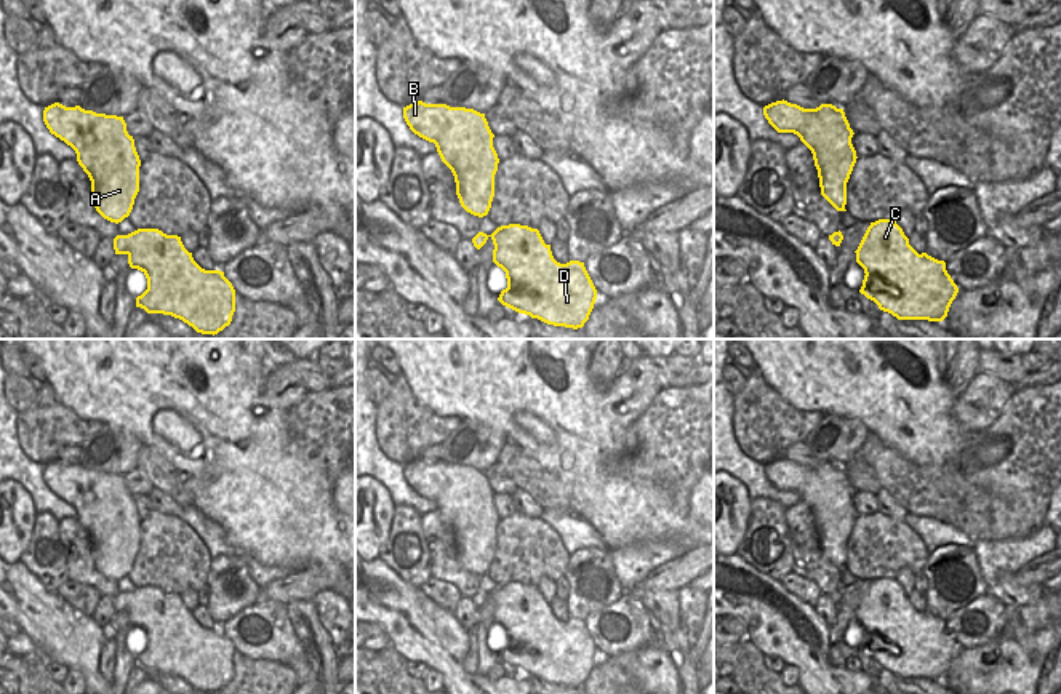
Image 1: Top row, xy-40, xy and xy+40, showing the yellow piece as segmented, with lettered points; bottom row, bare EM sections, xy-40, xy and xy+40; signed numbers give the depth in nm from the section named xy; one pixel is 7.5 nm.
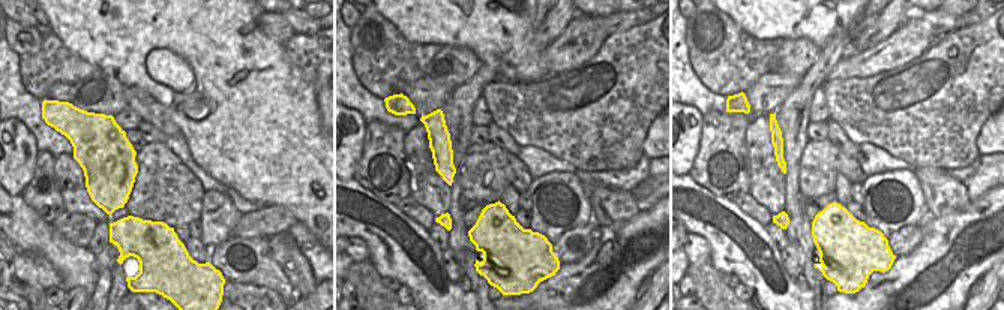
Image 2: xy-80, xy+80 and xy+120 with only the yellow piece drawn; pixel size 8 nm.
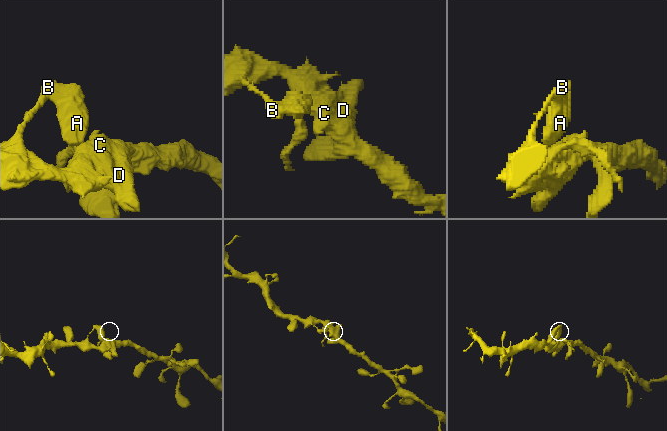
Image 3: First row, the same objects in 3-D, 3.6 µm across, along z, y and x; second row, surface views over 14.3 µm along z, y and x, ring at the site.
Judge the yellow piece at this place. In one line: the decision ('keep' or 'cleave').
keep

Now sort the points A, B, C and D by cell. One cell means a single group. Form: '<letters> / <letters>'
A B C D

